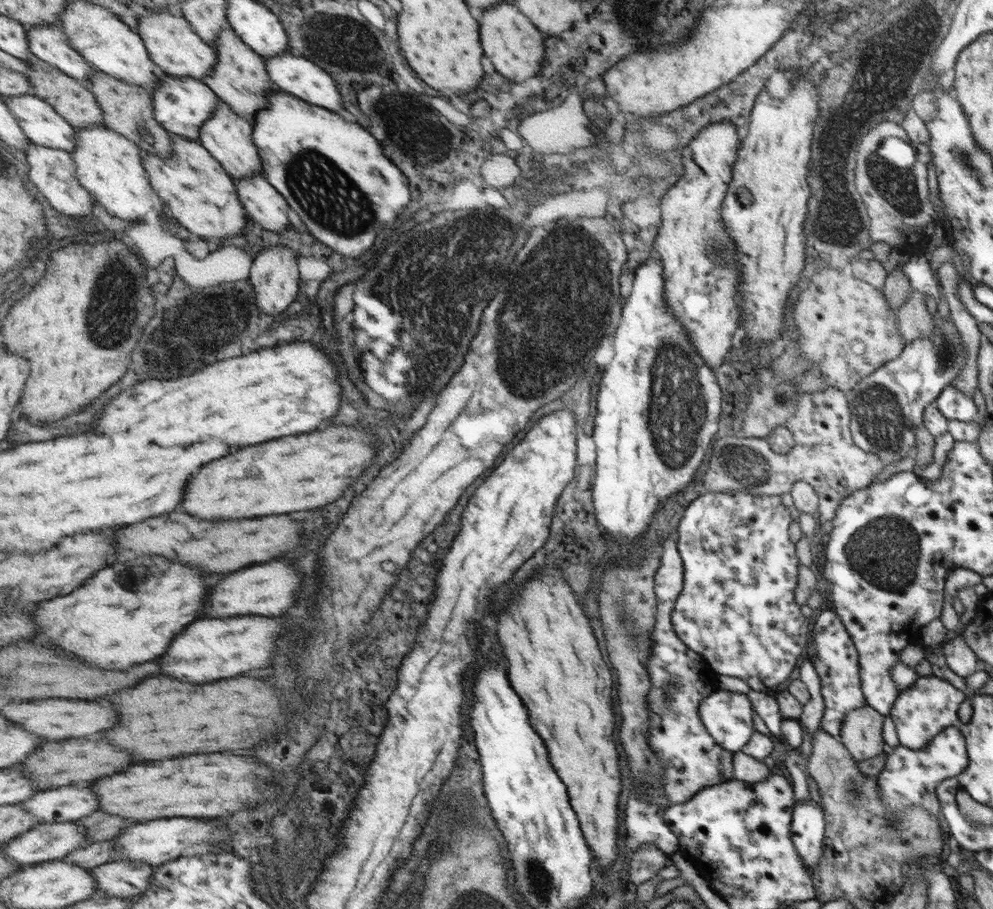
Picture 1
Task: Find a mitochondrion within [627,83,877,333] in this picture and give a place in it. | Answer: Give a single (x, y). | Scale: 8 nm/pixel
(715, 250)

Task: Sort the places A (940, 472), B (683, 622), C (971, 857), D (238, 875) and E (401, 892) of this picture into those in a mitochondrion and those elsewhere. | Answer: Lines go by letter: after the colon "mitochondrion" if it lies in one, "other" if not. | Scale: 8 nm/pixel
A: other
B: other
C: other
D: other
E: other

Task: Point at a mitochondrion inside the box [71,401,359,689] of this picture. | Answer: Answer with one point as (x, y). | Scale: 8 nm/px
(124, 576)

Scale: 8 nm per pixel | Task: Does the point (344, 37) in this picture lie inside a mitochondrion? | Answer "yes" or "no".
yes

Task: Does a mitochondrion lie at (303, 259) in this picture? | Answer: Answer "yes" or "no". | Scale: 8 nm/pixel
no

